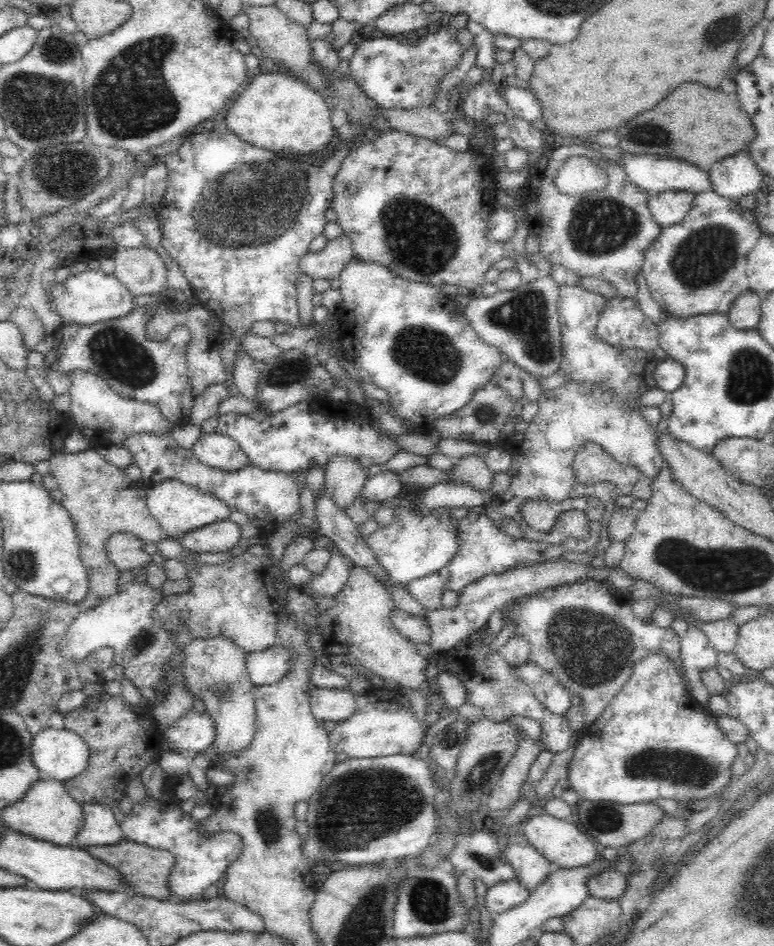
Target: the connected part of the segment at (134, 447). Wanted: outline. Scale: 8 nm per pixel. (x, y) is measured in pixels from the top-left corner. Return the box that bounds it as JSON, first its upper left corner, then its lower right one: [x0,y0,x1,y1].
[120,432,303,539]

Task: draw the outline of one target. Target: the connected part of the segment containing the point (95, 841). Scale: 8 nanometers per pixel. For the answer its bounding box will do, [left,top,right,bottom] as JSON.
[75,803,123,846]

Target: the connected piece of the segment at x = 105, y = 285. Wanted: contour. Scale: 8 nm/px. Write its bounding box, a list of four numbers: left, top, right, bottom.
[43,268,134,326]

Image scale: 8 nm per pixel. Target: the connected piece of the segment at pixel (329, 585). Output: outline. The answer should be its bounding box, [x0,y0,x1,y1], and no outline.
[309,549,351,595]

